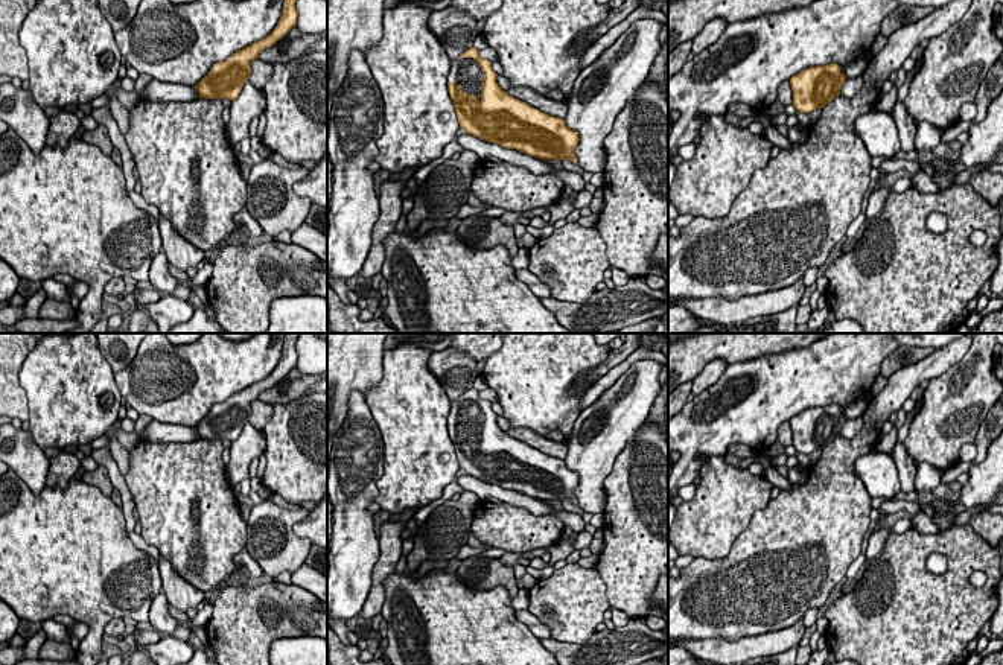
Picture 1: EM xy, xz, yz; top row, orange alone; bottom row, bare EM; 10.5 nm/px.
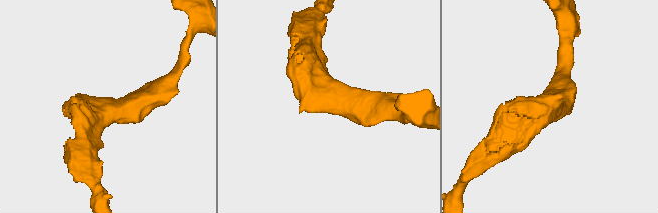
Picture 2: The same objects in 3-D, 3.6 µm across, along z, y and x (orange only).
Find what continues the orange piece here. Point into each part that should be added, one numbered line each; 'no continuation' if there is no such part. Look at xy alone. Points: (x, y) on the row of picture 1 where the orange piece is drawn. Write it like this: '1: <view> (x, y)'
no continuation

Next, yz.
no continuation

